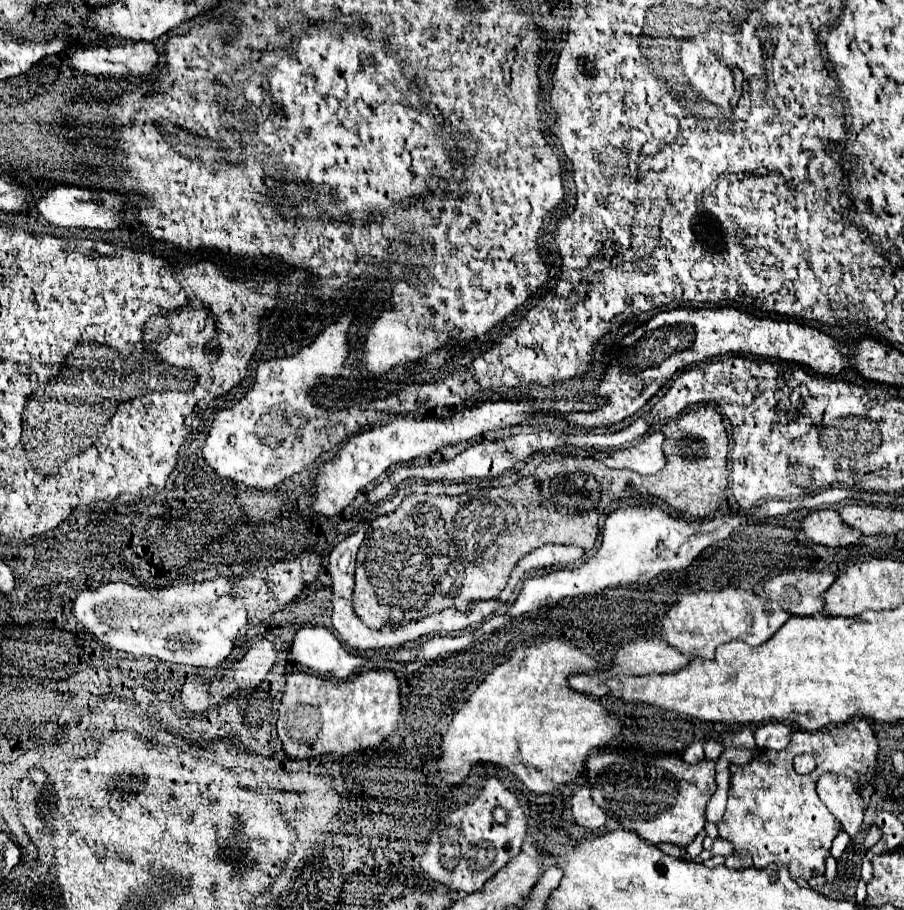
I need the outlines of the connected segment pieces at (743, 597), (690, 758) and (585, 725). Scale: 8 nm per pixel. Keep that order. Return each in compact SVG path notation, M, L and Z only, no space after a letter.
M724 588L682 596L676 606L668 610L662 626L668 644L674 646L678 652L712 660L716 646L730 640L742 640L750 646L762 646L762 642L770 640L788 618L790 614L782 610L776 602L768 602L742 588Z
M695 741L684 750L682 753L682 760L684 762L690 762L690 764L696 764L704 758L704 747L700 741Z
M508 636L506 646L490 646L490 674L460 706L442 736L438 770L446 784L462 784L478 762L488 762L490 774L494 774L494 766L506 768L518 776L528 790L536 794L550 794L584 774L584 766L592 750L606 748L608 742L621 735L623 725L618 715L606 710L598 700L568 688L568 676L591 673L600 668L600 664L564 640L548 640L538 644L538 648L550 648L550 652L534 654L530 652L530 646L524 646L524 642L516 644L512 636Z

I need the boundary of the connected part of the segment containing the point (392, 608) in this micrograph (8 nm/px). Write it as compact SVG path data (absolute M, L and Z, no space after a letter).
M366 544L360 546L362 560L356 560L354 610L360 620L376 630L386 626L402 626L412 622L412 604L380 604L376 588L372 586L372 572L366 568Z

